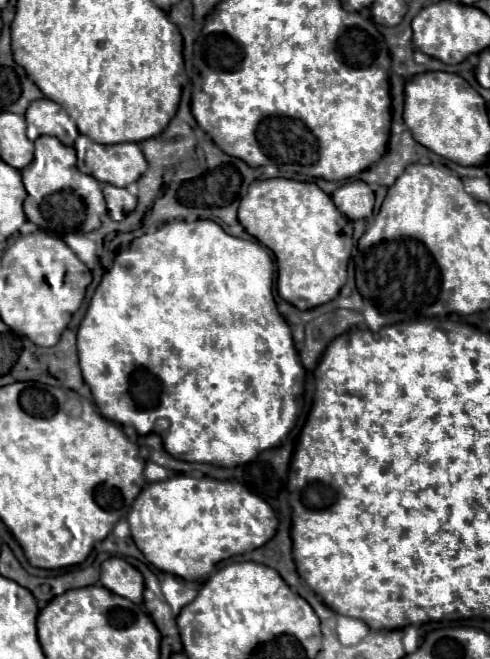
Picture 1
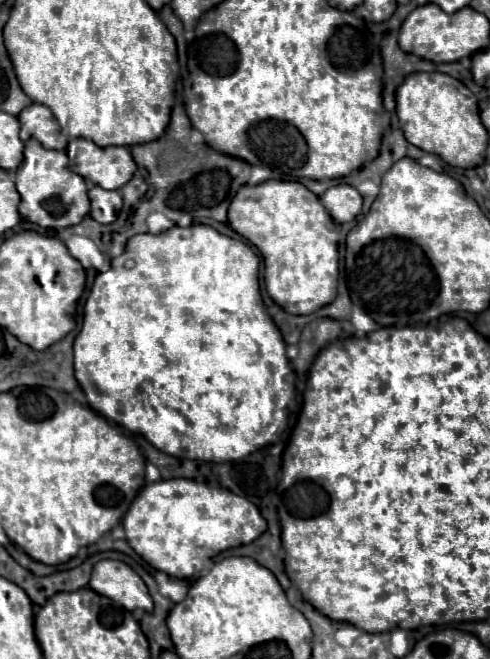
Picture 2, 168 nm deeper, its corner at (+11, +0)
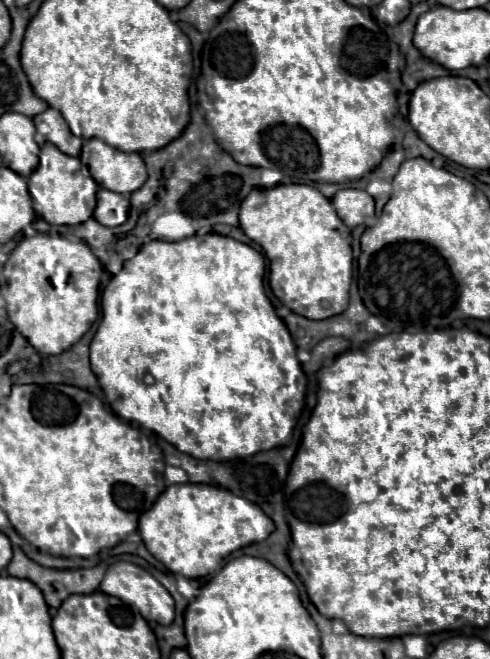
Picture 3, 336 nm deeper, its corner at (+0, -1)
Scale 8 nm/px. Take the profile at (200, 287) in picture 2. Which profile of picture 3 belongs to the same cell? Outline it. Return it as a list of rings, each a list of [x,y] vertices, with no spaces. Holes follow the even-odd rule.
[[[210,232],[206,236],[190,236],[180,242],[162,242],[162,240],[146,242],[132,260],[124,262],[120,274],[116,274],[108,282],[100,297],[101,320],[98,332],[90,344],[90,362],[92,362],[92,372],[98,376],[110,408],[120,418],[136,422],[142,428],[160,434],[180,452],[186,452],[200,460],[234,460],[252,456],[262,450],[272,450],[283,444],[288,434],[293,431],[300,410],[304,408],[306,374],[302,372],[300,362],[296,358],[294,352],[296,346],[288,328],[284,326],[284,321],[276,316],[274,306],[264,294],[262,280],[264,280],[264,256],[252,246],[242,244],[228,236],[218,236]]]

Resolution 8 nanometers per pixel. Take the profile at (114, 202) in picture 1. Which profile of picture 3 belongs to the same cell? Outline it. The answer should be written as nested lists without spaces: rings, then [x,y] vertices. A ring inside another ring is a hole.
[[[100,188],[96,192],[96,198],[98,198],[98,206],[94,210],[94,218],[102,226],[120,226],[126,222],[130,208],[130,200],[126,196]]]

